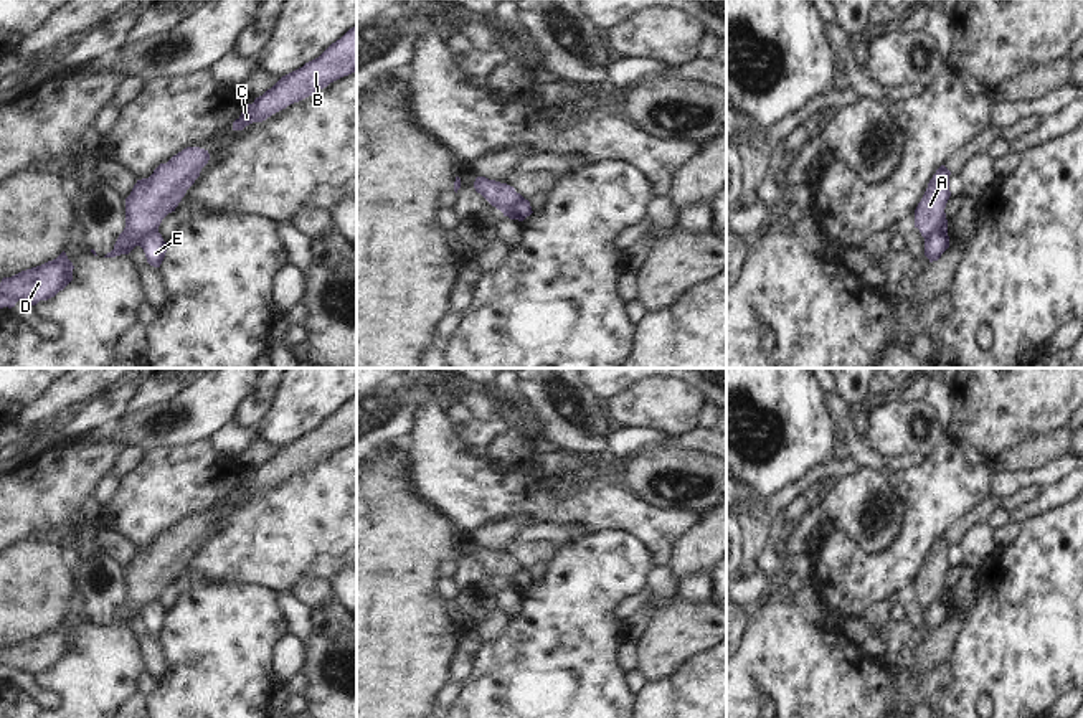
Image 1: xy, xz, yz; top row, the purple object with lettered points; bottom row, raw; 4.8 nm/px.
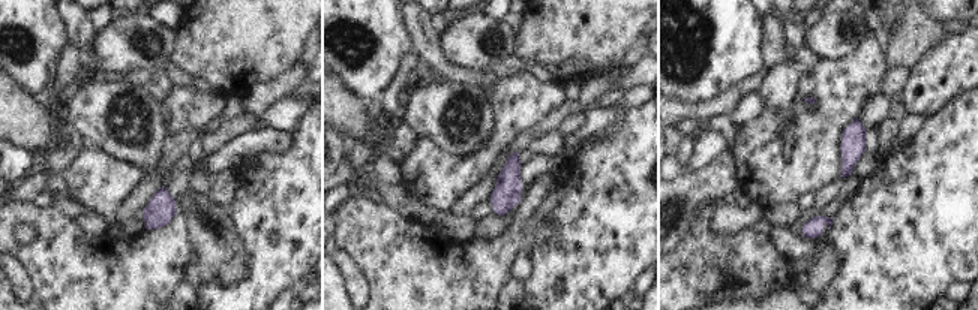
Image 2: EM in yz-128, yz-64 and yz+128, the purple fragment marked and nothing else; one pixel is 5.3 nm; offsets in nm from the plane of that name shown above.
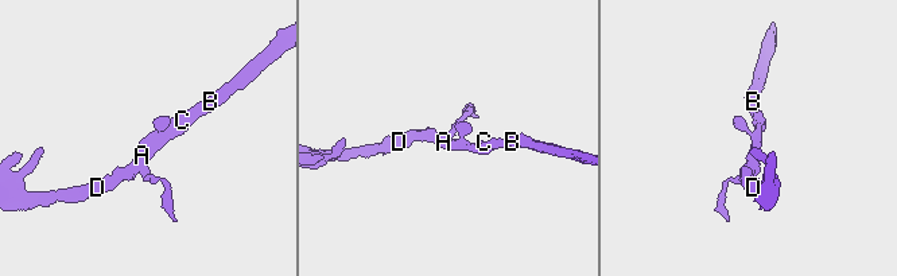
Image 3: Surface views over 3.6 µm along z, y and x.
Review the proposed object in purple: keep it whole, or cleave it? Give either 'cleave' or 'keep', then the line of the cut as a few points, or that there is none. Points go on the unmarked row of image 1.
cleave | yz (946, 595), (935, 599), (925, 609)

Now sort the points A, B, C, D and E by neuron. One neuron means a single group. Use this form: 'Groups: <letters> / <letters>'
Groups: A B C D / E.

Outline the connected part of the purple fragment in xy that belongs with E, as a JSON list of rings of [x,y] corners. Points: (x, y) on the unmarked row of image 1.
[[[158,599],[147,602],[140,609],[140,617],[145,622],[147,632],[154,637],[160,637],[165,622],[167,622],[167,612],[163,611],[162,604]]]

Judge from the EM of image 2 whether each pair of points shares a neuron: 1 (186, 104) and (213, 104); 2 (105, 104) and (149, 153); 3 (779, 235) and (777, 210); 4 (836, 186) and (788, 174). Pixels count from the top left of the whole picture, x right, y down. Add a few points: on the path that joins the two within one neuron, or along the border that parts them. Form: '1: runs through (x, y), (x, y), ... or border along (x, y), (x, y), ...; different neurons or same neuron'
1: runs through (192, 104), (207, 104); same neuron
2: runs through (104, 122), (107, 135), (117, 144), (131, 149); same neuron
3: border along (789, 225), (771, 226); different neurons
4: border along (839, 175), (825, 184); different neurons

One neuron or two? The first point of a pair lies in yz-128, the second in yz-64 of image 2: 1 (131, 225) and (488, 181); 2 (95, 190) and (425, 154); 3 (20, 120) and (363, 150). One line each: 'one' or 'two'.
1: two
2: one
3: two

